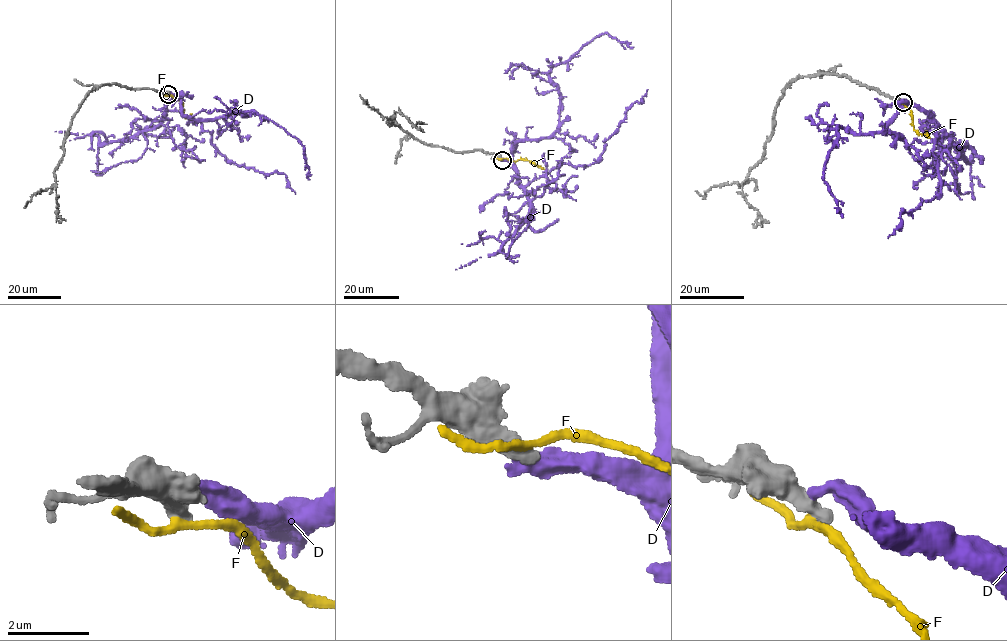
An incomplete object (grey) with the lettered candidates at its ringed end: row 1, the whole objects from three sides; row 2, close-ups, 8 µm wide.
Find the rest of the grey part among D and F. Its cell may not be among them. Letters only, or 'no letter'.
no letter

